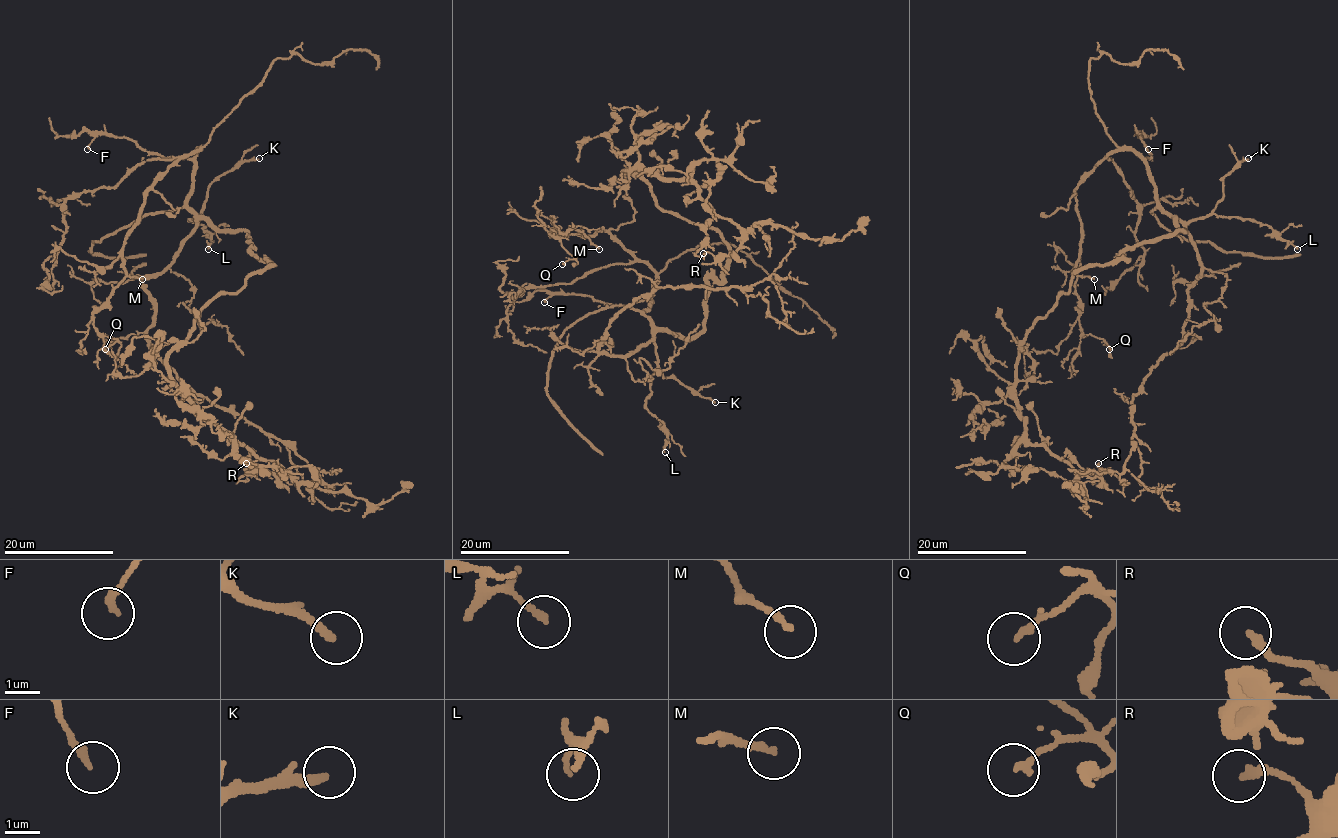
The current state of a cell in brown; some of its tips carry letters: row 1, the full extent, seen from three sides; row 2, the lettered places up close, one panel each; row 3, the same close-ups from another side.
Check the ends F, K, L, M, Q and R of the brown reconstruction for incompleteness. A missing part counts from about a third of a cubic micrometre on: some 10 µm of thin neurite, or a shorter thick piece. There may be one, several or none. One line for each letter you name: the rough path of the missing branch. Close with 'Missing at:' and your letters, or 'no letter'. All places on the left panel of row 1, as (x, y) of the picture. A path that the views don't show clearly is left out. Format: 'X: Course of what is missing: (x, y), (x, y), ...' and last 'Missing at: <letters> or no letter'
Missing at: K

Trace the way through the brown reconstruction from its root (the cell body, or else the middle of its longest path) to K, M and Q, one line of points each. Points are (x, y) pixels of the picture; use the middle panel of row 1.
K: (707, 290), (704, 327), (692, 336), (658, 331), (655, 351), (665, 378), (674, 378), (715, 402)
M: (707, 290), (704, 327), (692, 336), (674, 336), (644, 314), (655, 273), (608, 232), (580, 231), (599, 249)
Q: (707, 290), (704, 327), (674, 336), (644, 314), (655, 273), (608, 232), (549, 234), (573, 257), (562, 264)

